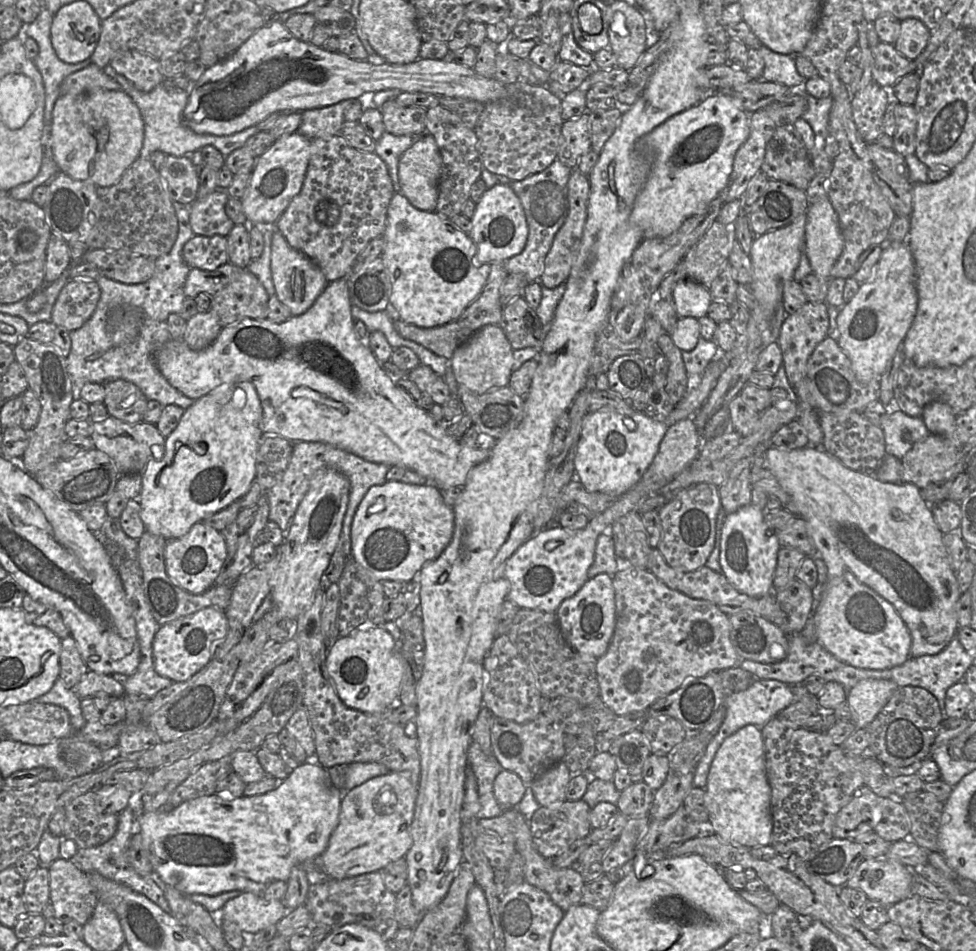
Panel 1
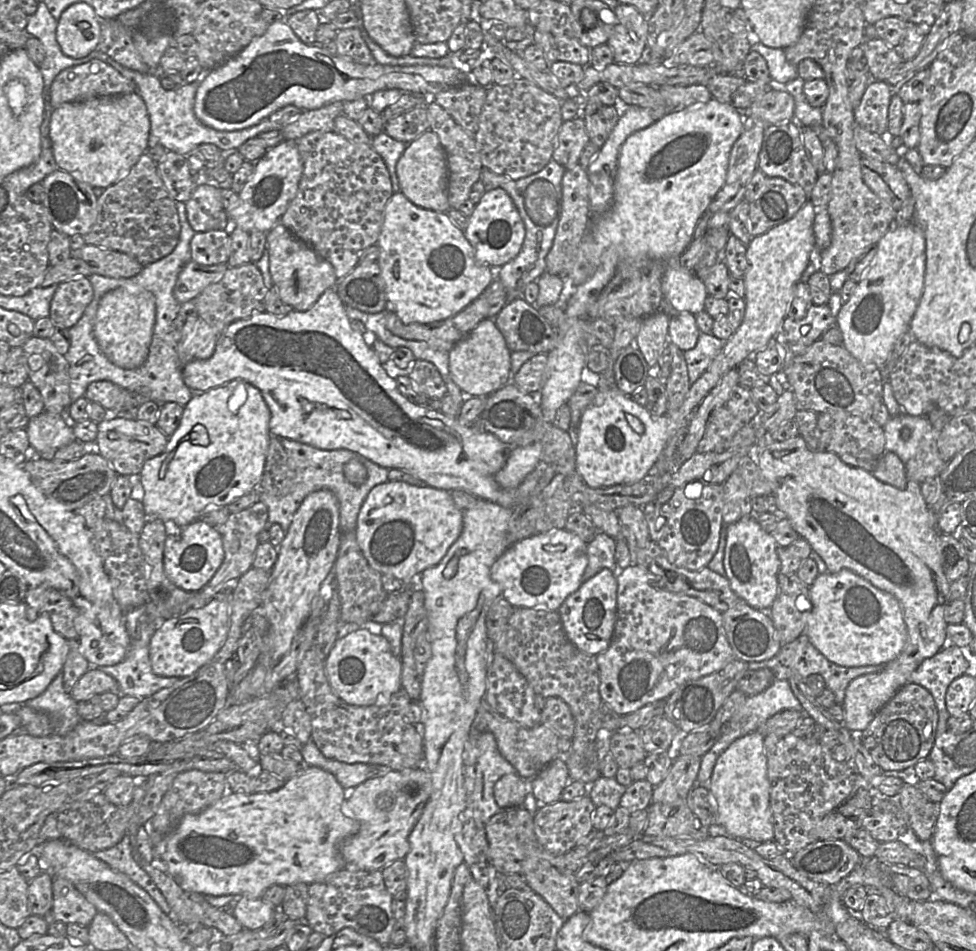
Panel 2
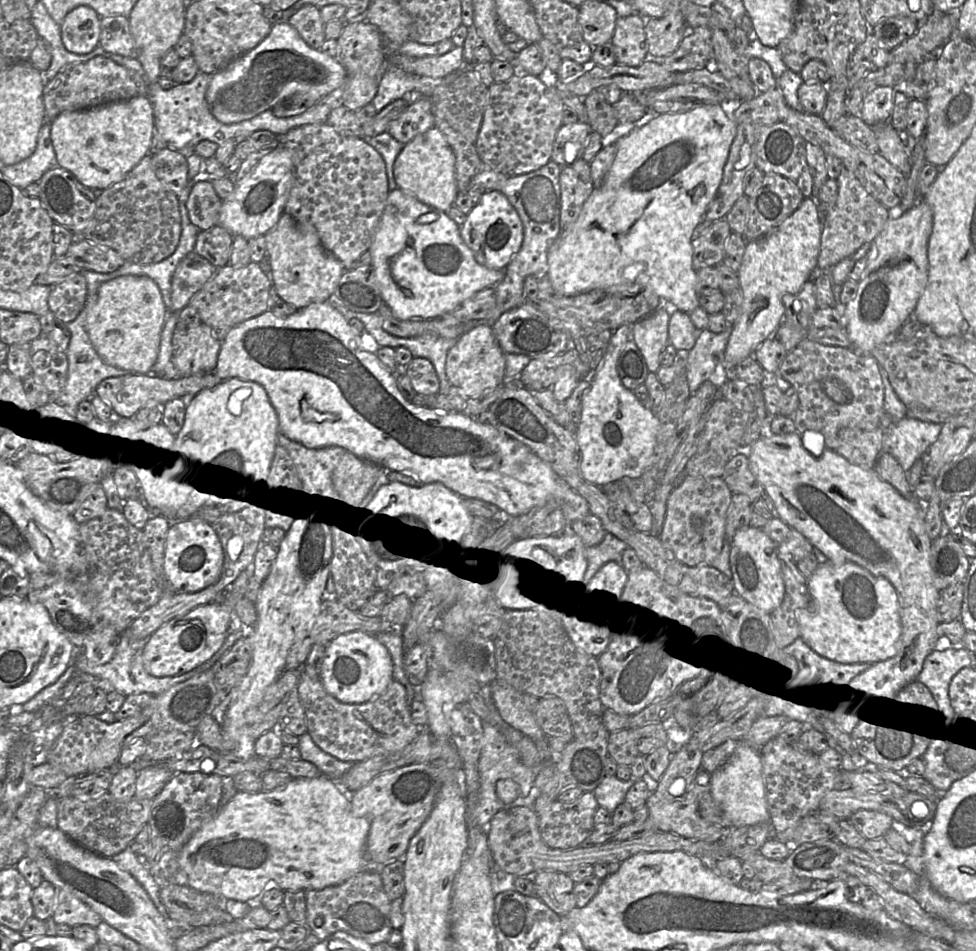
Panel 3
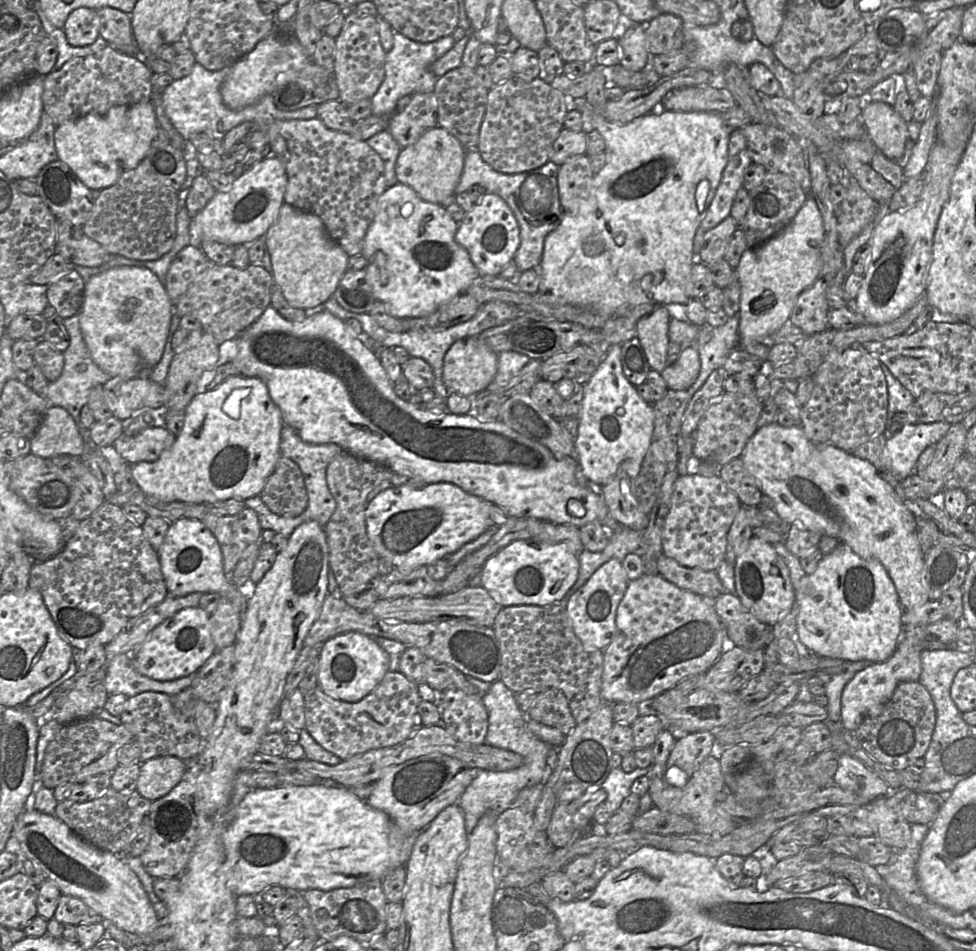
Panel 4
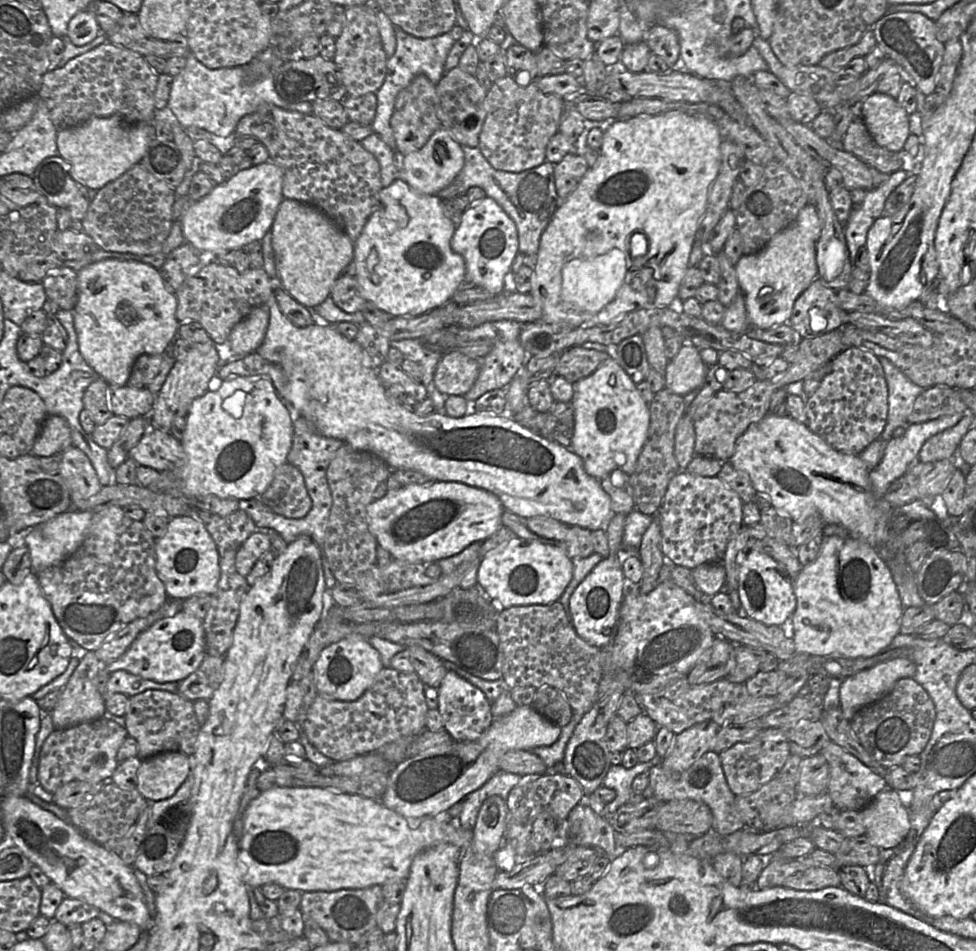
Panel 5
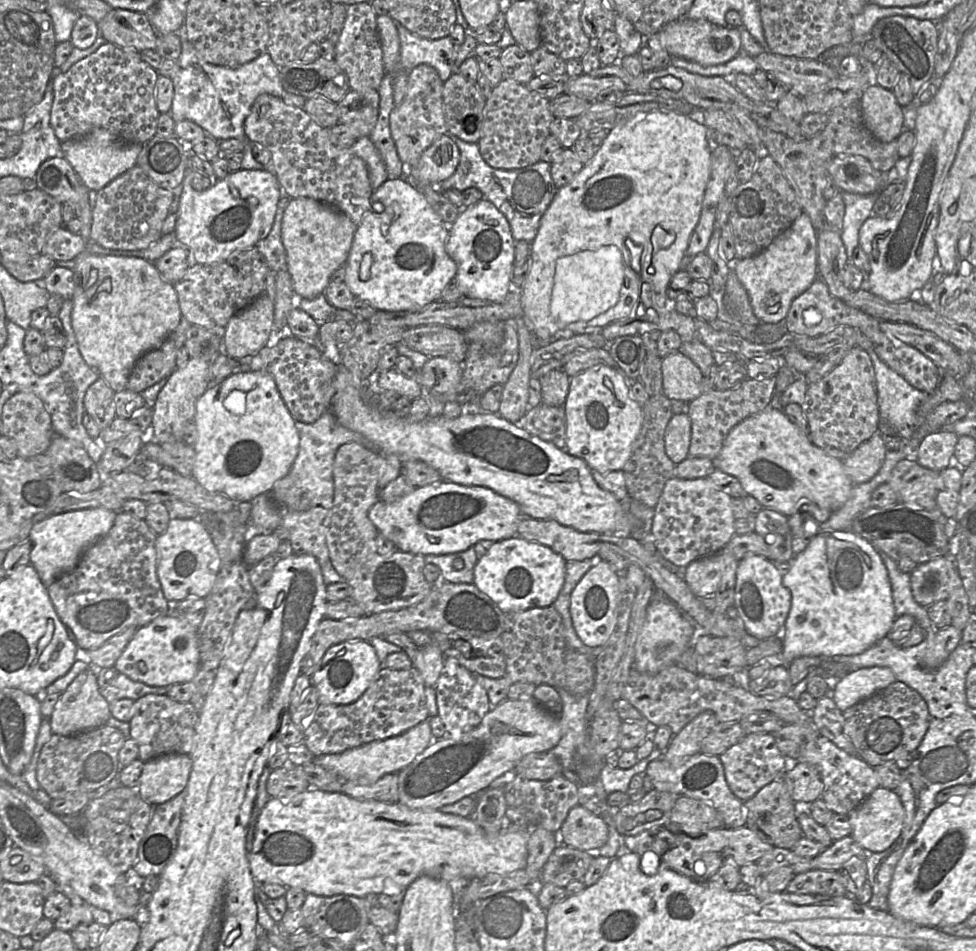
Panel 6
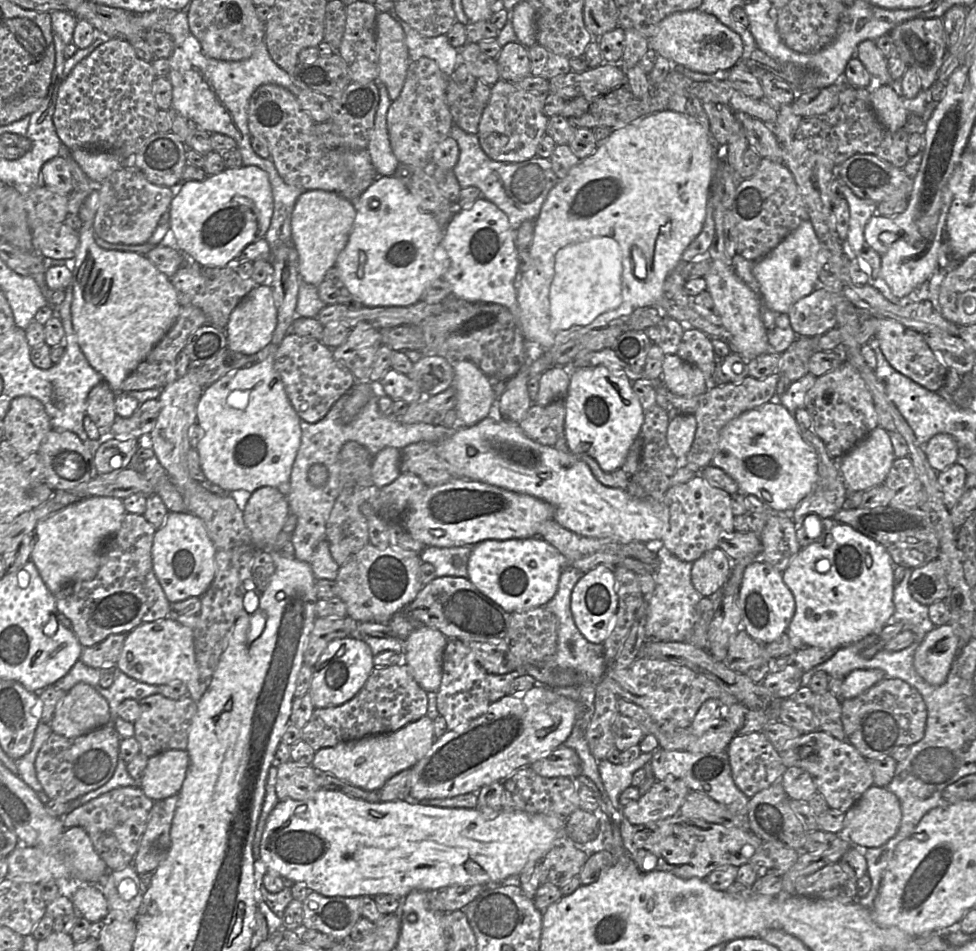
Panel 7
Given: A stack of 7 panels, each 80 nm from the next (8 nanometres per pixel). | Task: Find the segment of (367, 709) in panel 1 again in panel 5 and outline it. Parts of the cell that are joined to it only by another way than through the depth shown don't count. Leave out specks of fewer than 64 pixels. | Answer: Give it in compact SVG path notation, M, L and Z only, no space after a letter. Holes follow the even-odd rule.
M351 635L337 642L331 643L320 652L312 669L319 695L327 699L355 701L374 683L384 666L378 650L369 643L368 638L370 637Z

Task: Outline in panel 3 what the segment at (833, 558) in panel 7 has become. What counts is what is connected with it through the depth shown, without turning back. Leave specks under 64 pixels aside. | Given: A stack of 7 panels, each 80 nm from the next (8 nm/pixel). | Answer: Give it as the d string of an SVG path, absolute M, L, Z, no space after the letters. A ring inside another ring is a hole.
M853 562L819 564L806 580L810 604L797 610L800 637L822 657L839 664L878 663L894 657L902 633L898 594L884 577L874 576Z

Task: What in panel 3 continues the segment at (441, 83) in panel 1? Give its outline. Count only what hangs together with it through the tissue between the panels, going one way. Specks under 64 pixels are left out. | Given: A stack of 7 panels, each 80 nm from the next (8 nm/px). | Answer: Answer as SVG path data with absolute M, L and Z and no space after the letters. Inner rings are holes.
M277 22L257 46L212 75L206 101L217 120L232 124L272 109L281 99L295 93L323 98L340 89L345 79L346 70L335 57L310 47L288 22Z

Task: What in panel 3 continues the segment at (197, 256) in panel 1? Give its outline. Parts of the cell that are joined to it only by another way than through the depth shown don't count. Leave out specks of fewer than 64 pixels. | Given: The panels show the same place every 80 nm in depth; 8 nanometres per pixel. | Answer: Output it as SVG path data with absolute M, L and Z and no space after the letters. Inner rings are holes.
M216 225L198 233L194 251L217 268L223 267L229 263L232 241L233 235Z

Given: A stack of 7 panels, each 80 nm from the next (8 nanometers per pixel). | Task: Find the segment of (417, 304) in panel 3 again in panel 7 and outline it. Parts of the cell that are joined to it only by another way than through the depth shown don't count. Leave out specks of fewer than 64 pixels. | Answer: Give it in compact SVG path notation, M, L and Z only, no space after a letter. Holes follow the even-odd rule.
M378 176L375 181L357 198L348 199L355 206L355 219L348 238L348 242L339 253L335 268L338 270L341 281L353 296L357 297L364 307L404 307L417 303L426 288L438 278L442 278L449 267L449 258L445 253L441 242L444 234L442 228L433 214L422 207L420 201L407 189L407 187L394 176Z

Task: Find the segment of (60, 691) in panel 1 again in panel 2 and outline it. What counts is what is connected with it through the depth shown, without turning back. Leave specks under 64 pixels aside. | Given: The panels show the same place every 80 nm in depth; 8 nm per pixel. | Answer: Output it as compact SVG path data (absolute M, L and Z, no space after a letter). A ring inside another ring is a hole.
M62 671L43 693L23 704L47 713L53 719L53 733L60 736L68 735L82 721L78 703L64 688Z

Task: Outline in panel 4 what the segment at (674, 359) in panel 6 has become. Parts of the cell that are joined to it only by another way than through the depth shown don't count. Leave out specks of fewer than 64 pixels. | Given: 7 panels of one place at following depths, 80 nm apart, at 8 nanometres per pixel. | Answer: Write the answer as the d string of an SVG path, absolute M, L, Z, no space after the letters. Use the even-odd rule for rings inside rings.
M696 345L684 348L678 359L665 367L661 375L671 390L688 390L700 373L701 363Z

